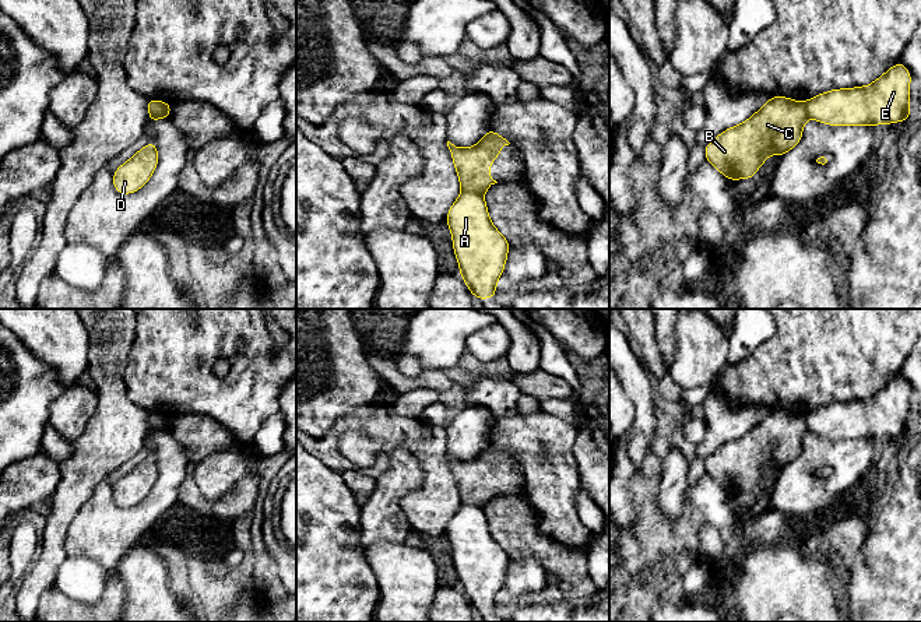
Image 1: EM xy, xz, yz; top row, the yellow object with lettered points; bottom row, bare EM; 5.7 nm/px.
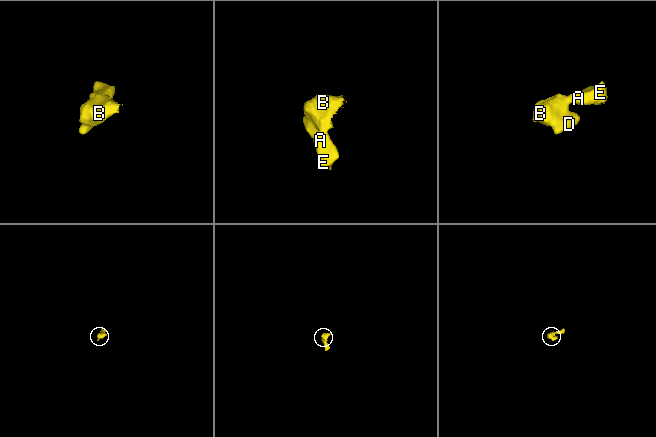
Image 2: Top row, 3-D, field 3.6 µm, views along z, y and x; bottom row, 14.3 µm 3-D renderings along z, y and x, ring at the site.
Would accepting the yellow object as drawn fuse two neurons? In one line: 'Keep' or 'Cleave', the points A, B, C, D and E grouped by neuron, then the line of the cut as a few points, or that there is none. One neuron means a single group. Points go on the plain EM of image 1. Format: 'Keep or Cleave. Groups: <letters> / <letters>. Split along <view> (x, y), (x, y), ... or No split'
Cleave. Groups: A E / B C D. Split along xy (169, 417), (160, 428), (150, 428)

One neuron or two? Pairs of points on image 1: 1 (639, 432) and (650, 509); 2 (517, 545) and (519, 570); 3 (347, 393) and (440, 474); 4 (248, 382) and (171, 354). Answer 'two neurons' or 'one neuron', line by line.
1: two neurons
2: two neurons
3: two neurons
4: one neuron

